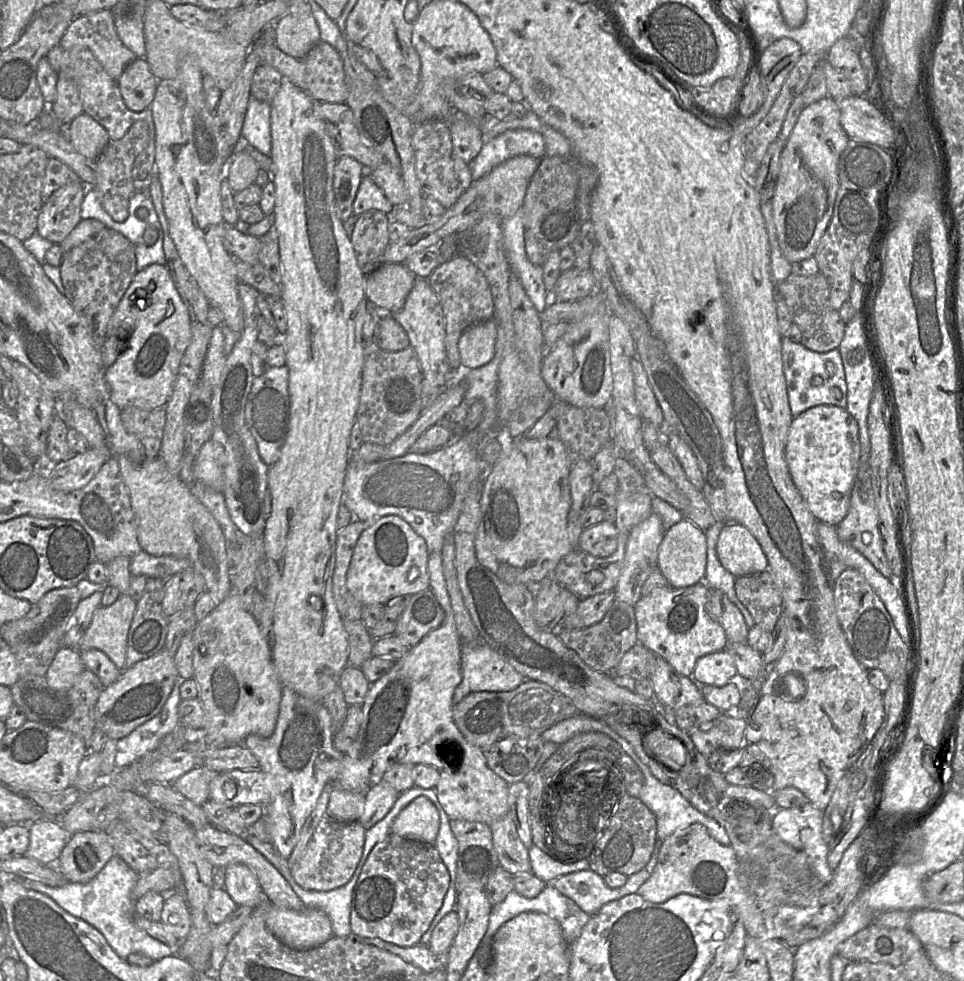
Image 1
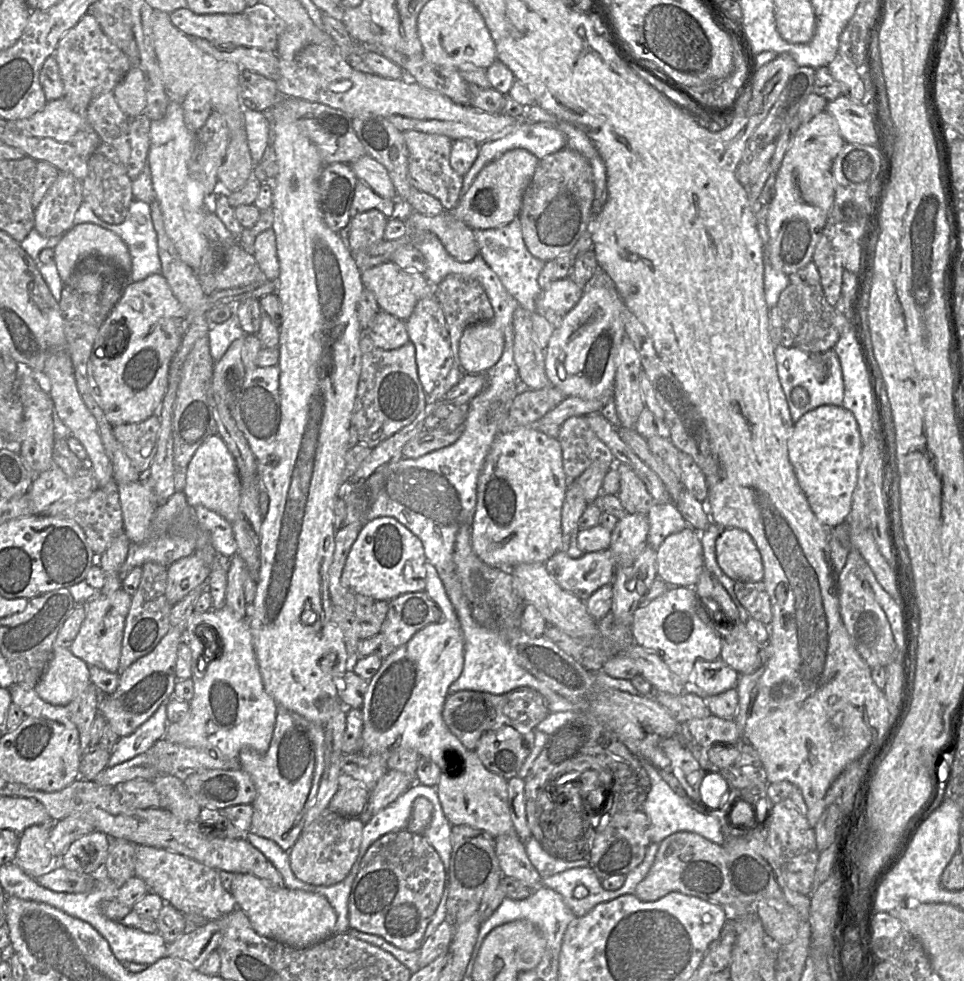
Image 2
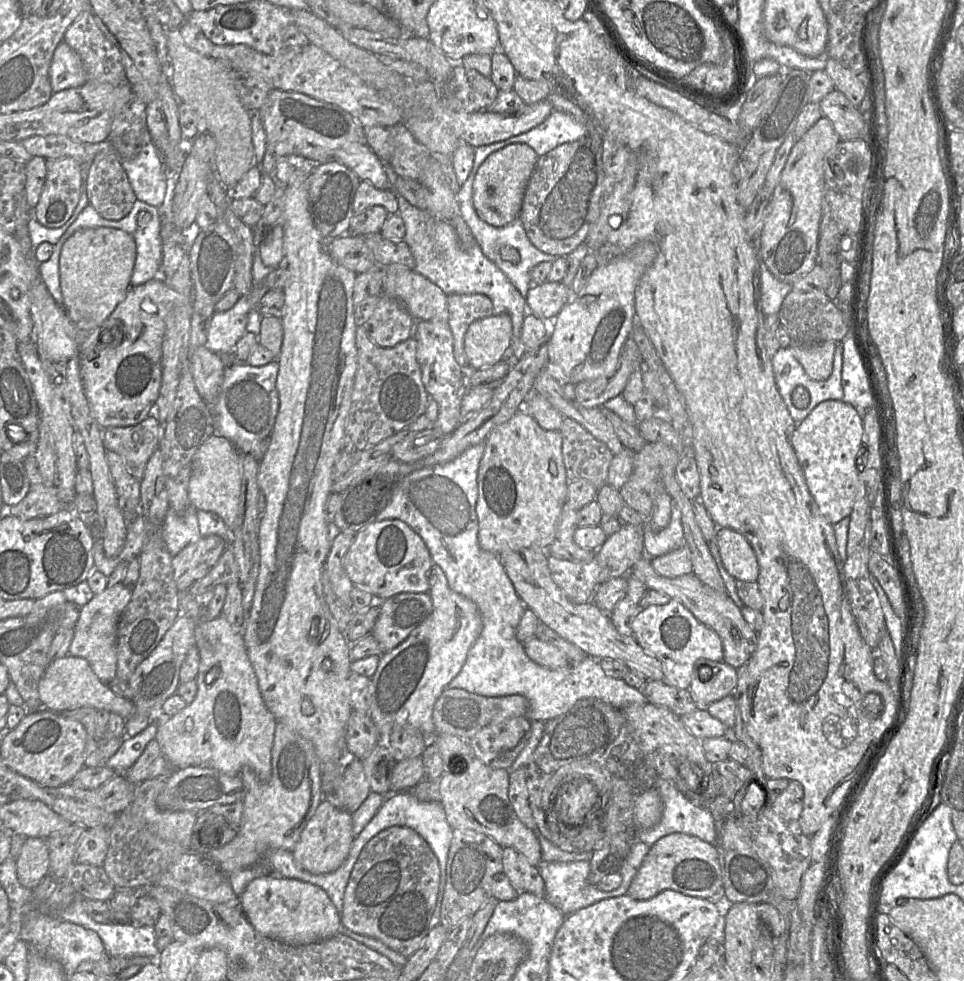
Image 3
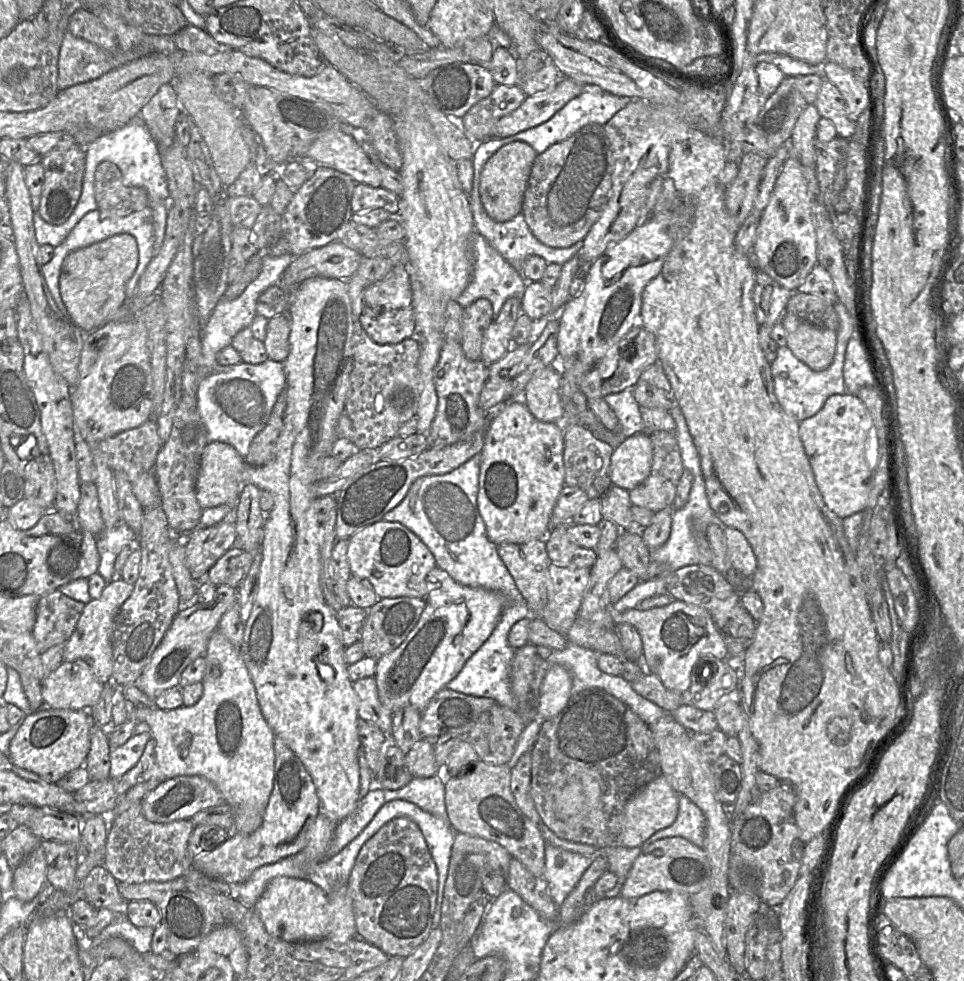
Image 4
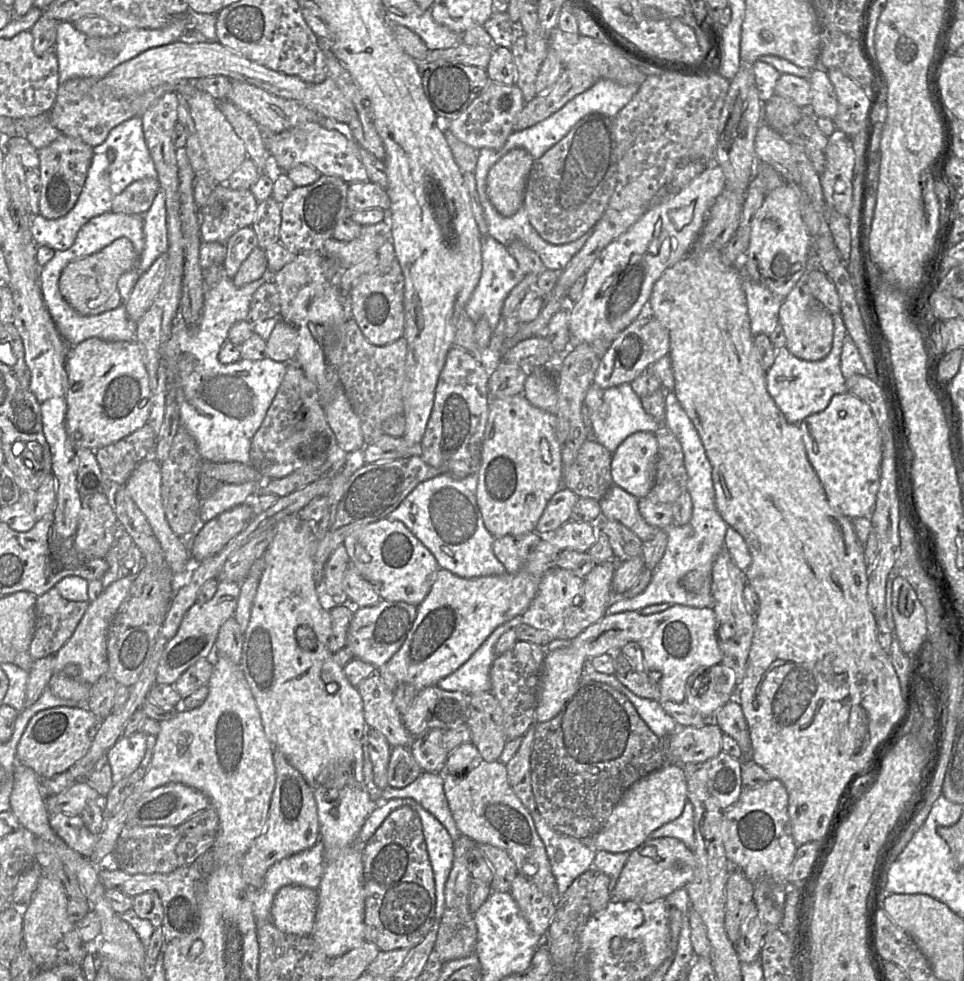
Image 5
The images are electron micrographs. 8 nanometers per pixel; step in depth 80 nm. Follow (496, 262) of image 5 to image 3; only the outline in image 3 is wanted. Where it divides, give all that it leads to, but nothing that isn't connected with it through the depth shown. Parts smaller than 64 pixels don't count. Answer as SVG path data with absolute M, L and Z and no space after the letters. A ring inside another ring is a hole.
M396 194L398 210L395 214L399 215L405 226L404 240L408 244L414 257L414 268L416 272L429 279L432 283L441 288L445 294L483 294L489 297L493 305L493 315L497 316L506 313L510 316L512 322L512 338L510 347L507 350L507 357L511 362L518 360L525 350L520 346L519 339L523 318L527 311L526 298L523 297L516 287L510 282L506 275L489 260L481 250L480 245L475 242L468 249L462 249L456 232L449 221L433 217L426 210L421 210L412 206L408 201Z

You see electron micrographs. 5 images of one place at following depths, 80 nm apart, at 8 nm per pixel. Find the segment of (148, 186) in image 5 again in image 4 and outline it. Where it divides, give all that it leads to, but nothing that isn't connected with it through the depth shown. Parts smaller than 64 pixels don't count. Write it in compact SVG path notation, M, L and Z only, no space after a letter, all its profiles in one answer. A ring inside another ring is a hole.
M110 161L96 168L94 194L98 210L108 217L125 217L149 206L147 191L125 186L120 169Z

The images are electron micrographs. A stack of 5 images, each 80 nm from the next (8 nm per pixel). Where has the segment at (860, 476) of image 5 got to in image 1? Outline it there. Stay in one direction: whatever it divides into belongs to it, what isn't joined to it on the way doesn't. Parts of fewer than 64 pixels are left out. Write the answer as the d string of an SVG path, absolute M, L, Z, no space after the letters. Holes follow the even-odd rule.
M817 405L792 419L785 459L794 485L820 522L837 526L846 516L861 457L854 417L835 405Z

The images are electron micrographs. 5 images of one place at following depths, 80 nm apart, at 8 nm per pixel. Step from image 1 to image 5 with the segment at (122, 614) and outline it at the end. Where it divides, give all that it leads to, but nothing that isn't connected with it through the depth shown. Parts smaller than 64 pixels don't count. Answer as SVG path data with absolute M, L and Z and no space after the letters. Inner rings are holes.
M119 578L105 588L96 600L89 602L89 606L71 638L54 654L54 674L62 672L67 665L76 664L80 668L80 674L76 679L94 684L109 671L107 657L108 629L119 606L128 595L131 583L132 580L129 578Z

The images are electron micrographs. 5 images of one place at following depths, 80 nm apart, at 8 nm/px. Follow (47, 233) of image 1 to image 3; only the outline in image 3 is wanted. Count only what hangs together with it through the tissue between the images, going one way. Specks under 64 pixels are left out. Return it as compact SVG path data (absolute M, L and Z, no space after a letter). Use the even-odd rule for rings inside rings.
M71 157L46 160L46 181L34 217L47 228L59 228L80 201L83 166Z

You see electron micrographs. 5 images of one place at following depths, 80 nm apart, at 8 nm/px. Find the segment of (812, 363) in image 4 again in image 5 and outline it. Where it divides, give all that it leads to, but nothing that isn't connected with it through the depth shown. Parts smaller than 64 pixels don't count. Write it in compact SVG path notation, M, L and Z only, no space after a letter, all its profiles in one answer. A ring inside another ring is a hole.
M804 280L784 298L779 310L779 324L785 333L785 347L797 358L819 361L830 353L834 337L832 314L812 295Z

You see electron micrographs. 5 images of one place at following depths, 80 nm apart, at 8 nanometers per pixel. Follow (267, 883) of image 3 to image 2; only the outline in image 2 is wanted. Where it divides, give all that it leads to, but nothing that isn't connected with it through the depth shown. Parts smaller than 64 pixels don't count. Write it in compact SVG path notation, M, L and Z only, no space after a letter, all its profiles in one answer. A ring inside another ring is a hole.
M235 873L229 891L234 896L237 907L247 915L253 929L262 936L278 940L293 948L305 948L335 933L337 914L323 895L293 890L286 886L275 887L250 873Z

